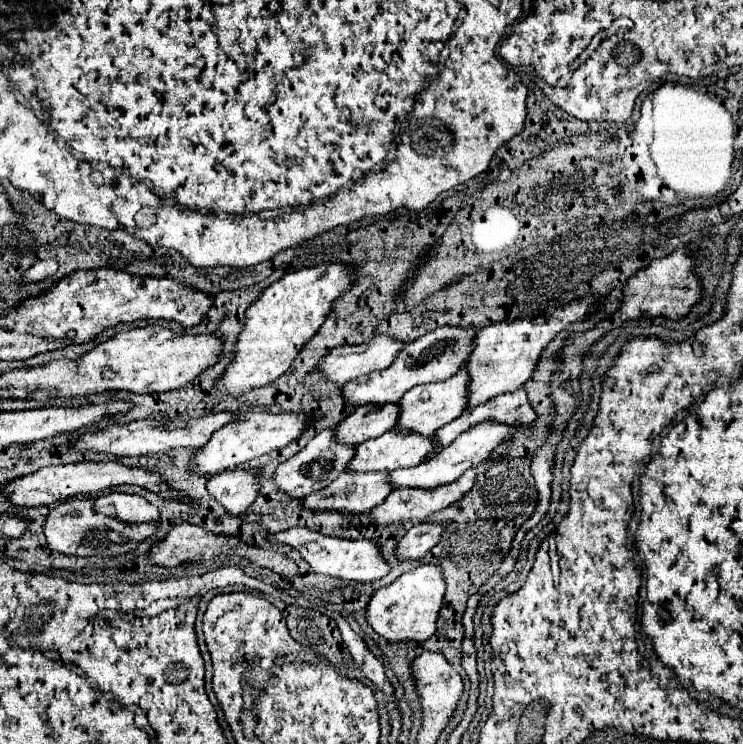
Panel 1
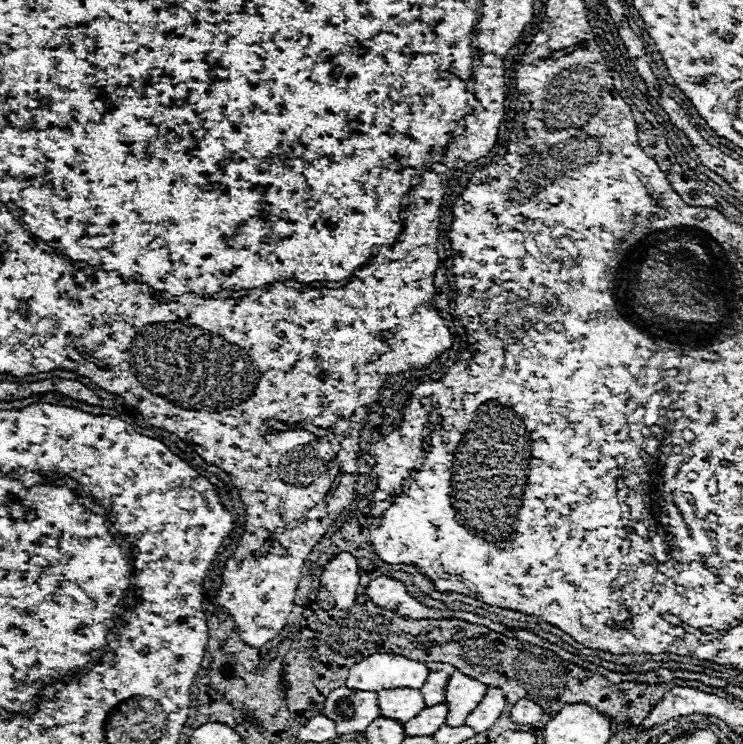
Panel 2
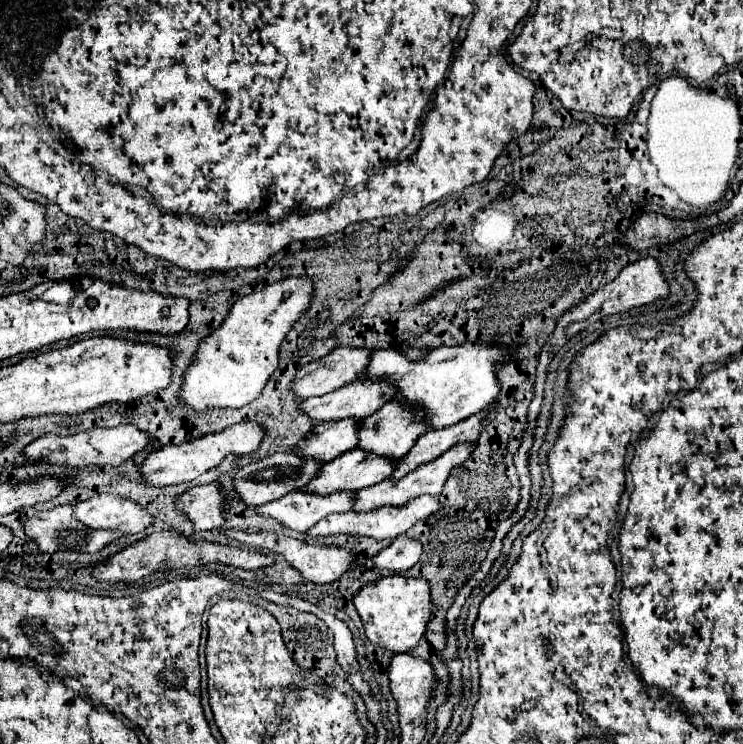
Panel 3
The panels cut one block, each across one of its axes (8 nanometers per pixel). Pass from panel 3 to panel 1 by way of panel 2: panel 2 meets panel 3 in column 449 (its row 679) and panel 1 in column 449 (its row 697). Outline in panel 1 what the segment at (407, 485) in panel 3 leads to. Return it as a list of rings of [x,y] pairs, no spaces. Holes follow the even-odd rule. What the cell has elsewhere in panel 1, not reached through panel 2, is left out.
[[[484,422],[476,428],[470,428],[468,432],[464,432],[462,436],[458,436],[448,448],[444,448],[436,458],[426,460],[414,468],[406,468],[406,470],[396,470],[390,474],[390,484],[392,488],[438,488],[444,484],[450,484],[452,480],[458,480],[468,468],[480,466],[484,462],[484,458],[490,456],[490,452],[510,434],[510,426],[506,424],[496,424],[496,422]]]

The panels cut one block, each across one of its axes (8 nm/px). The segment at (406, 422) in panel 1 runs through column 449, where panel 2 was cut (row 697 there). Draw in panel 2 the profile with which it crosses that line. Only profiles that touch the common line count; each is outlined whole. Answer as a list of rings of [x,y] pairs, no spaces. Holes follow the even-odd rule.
[[[392,688],[392,690],[380,690],[378,692],[378,706],[380,714],[386,718],[394,718],[398,722],[408,722],[410,718],[416,718],[420,710],[424,710],[424,698],[420,690],[410,688]]]

